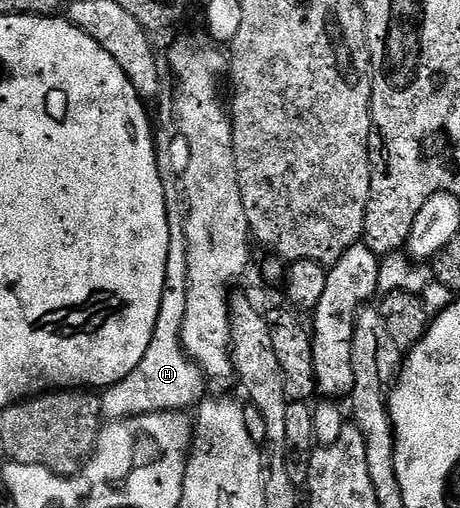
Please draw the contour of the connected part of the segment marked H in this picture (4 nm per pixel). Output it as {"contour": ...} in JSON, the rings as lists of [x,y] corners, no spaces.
{"contour":[[[176,199],[168,205],[170,225],[170,253],[166,257],[166,285],[162,289],[162,305],[158,309],[158,325],[150,337],[146,357],[138,361],[138,369],[130,377],[122,377],[103,392],[103,418],[119,421],[149,415],[155,411],[187,412],[205,398],[206,376],[182,345],[182,323],[186,321],[186,291],[188,289],[188,242],[186,241],[186,213],[183,200]]]}

